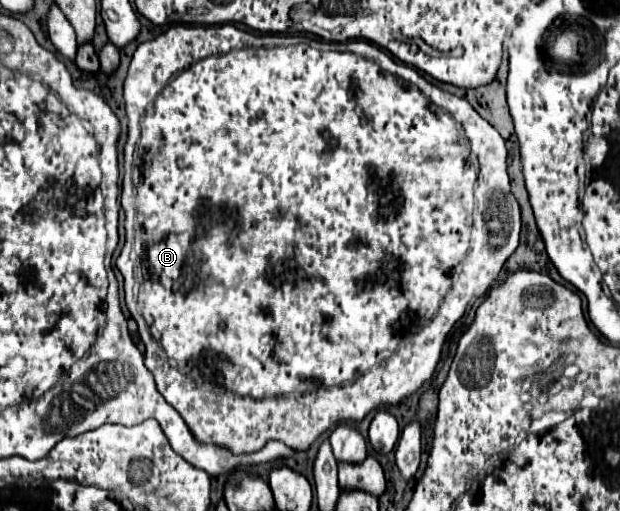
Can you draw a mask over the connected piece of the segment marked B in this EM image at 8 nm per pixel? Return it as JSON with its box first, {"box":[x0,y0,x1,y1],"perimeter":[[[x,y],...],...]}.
{"box":[120,23,520,454],"perimeter":[[[232,23],[210,26],[172,25],[172,28],[168,28],[168,32],[160,34],[152,42],[144,42],[144,44],[138,46],[138,50],[134,52],[134,58],[130,62],[130,68],[128,68],[126,82],[124,82],[124,100],[126,100],[126,112],[128,112],[128,140],[124,144],[124,168],[126,170],[124,170],[124,180],[122,180],[122,208],[126,212],[126,224],[124,226],[130,228],[128,222],[134,220],[134,238],[132,238],[134,244],[128,250],[124,250],[122,256],[120,256],[120,260],[122,260],[120,262],[120,272],[124,280],[126,280],[124,282],[125,303],[128,310],[130,310],[130,314],[132,314],[132,318],[138,322],[138,332],[140,332],[140,338],[142,338],[142,342],[146,346],[146,368],[152,372],[158,392],[166,398],[168,404],[172,404],[180,412],[180,416],[186,420],[190,432],[194,434],[194,438],[198,442],[222,446],[222,448],[230,450],[232,454],[250,454],[250,452],[260,450],[270,440],[280,440],[286,446],[290,446],[292,450],[306,452],[324,432],[336,428],[338,424],[342,424],[342,422],[360,422],[374,408],[398,406],[404,398],[408,398],[414,392],[418,392],[418,388],[426,380],[432,378],[432,374],[434,374],[434,370],[436,370],[436,366],[440,362],[440,354],[442,354],[442,346],[446,342],[446,336],[452,330],[452,326],[464,314],[468,302],[472,298],[486,296],[494,288],[494,284],[498,282],[500,270],[502,270],[504,262],[518,248],[518,238],[520,238],[520,206],[518,206],[514,194],[510,192],[510,178],[508,178],[508,172],[506,172],[506,168],[508,168],[508,162],[506,162],[506,158],[508,158],[506,142],[496,132],[496,128],[490,126],[468,104],[468,100],[456,98],[456,96],[452,96],[448,92],[442,92],[438,86],[434,86],[428,80],[424,80],[414,68],[396,62],[392,56],[388,56],[376,44],[368,44],[364,40],[354,42],[356,54],[336,52],[336,50],[322,52],[322,40],[314,37],[310,39],[306,35],[303,35],[303,42],[299,43],[300,38],[294,35],[263,34],[262,36],[260,34],[260,36],[256,36],[252,32],[236,28]]]}

